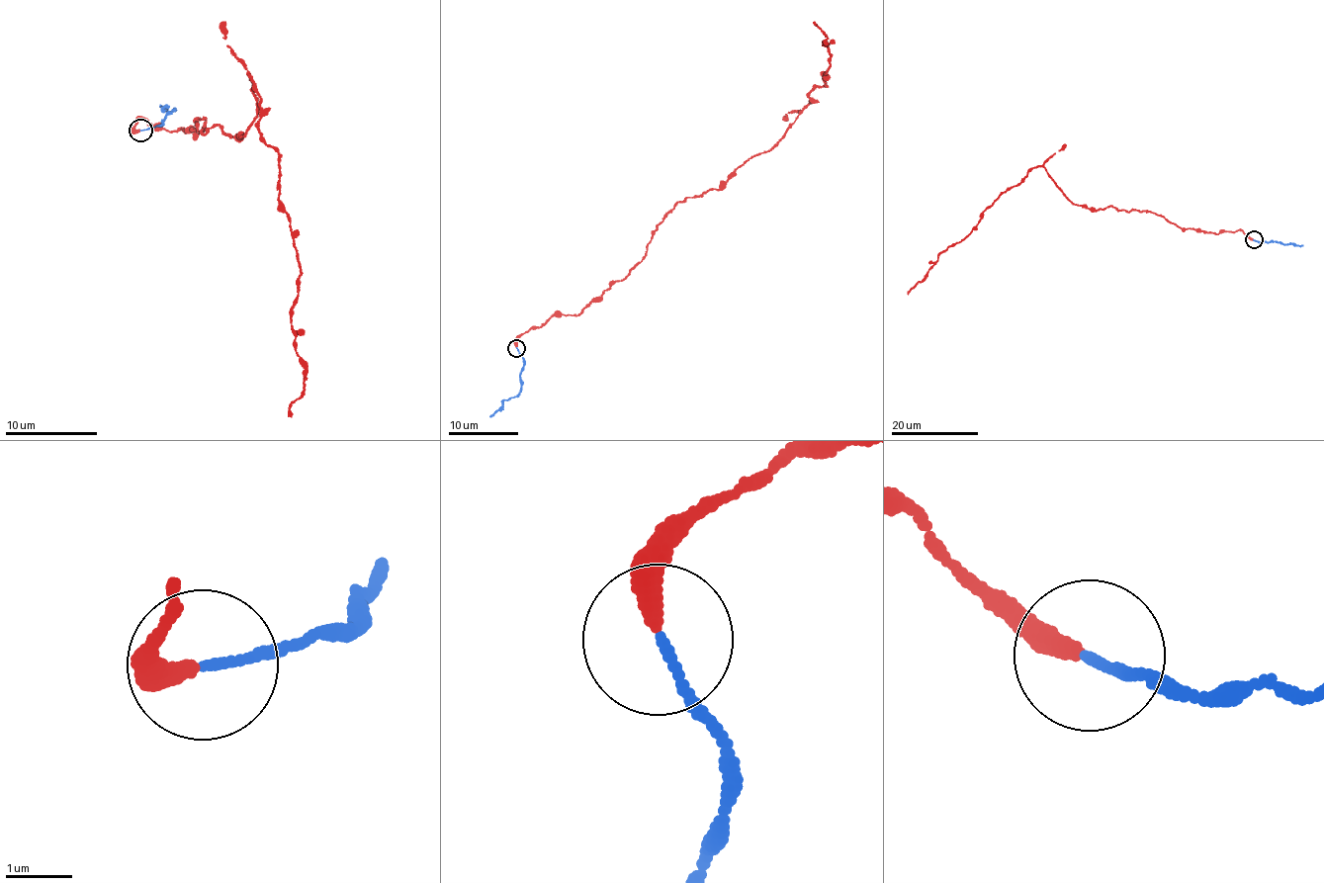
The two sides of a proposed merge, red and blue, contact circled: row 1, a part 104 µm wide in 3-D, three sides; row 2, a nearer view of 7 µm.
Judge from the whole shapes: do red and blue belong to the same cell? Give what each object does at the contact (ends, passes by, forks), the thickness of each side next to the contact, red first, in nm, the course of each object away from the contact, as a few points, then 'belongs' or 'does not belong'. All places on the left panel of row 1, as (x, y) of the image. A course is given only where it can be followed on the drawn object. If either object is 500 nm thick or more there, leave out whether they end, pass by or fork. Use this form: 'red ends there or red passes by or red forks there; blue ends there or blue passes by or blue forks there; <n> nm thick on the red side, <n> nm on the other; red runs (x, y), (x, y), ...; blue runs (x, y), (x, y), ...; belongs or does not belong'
red ends there; blue ends there; 280 nm thick on the red side, 120 nm on the other; red runs (139, 130), (206, 119), (239, 140), (251, 77), (301, 271), (288, 416); blue runs (139, 130), (160, 126), (163, 119), (176, 110), (164, 111), (159, 105); belongs

